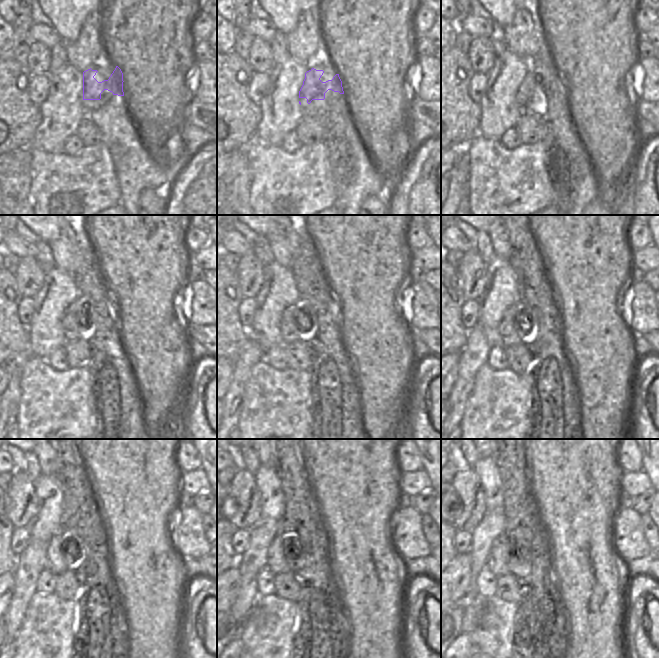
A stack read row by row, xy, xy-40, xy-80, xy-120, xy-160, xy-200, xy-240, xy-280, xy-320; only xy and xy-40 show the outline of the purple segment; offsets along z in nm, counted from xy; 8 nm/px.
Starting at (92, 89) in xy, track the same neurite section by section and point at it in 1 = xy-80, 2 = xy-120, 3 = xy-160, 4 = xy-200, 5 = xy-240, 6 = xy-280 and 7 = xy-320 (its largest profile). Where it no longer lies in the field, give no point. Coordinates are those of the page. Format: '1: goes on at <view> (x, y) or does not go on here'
1: goes on at xy-80 (532, 87)
2: goes on at xy-120 (70, 320)
3: goes on at xy-160 (289, 332)
4: goes on at xy-200 (509, 337)
5: goes on at xy-240 (56, 564)
6: goes on at xy-280 (276, 562)
7: goes on at xy-320 (497, 561)

